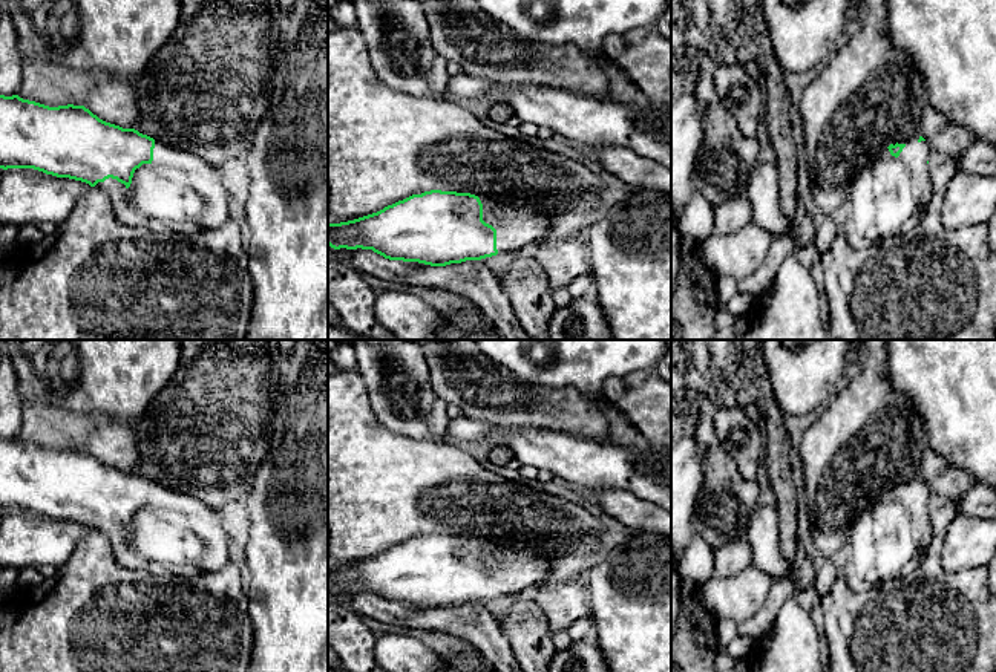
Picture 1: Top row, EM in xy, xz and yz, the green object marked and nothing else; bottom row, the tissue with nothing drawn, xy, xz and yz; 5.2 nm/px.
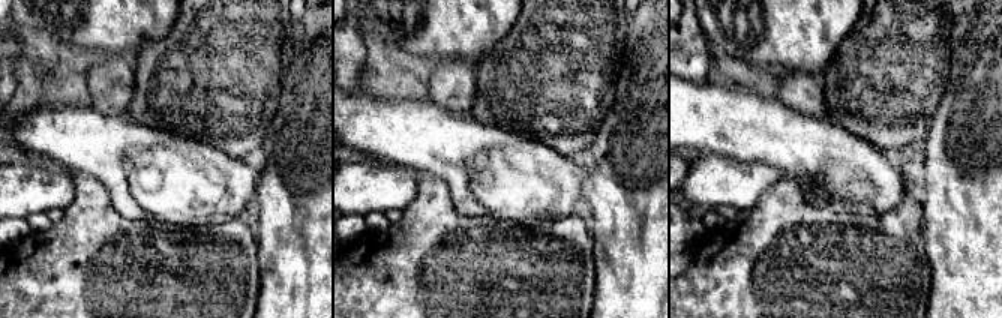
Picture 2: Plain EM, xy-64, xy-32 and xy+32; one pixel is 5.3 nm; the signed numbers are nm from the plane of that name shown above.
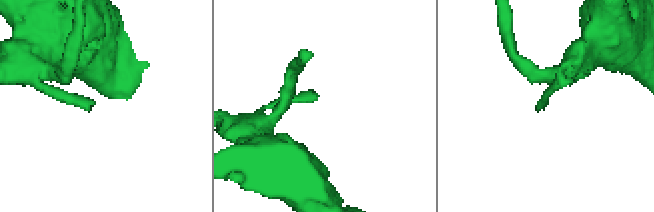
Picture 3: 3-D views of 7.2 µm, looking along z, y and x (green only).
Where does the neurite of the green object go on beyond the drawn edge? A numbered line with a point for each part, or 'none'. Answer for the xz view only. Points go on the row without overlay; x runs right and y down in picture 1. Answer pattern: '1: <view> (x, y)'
1: xz (517, 571)

